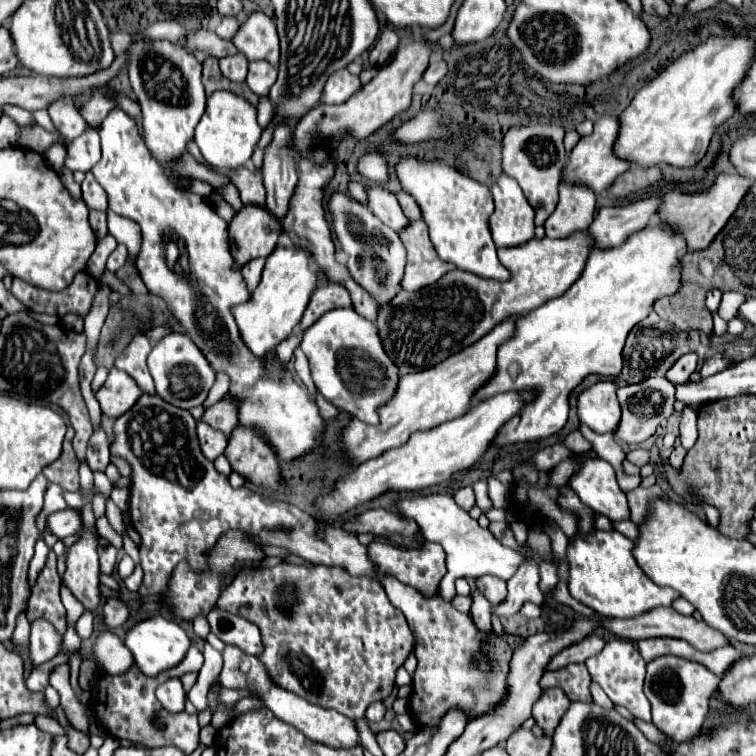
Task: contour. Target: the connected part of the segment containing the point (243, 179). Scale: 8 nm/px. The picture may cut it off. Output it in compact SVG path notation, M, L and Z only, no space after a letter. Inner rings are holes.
M241 167L237 171L223 171L223 175L229 177L229 181L239 189L243 205L249 203L265 203L265 187L261 183L261 175L255 169Z

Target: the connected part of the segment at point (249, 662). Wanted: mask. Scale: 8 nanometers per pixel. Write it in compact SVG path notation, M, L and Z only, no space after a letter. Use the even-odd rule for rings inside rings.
M227 645L223 649L223 671L219 675L219 681L227 689L247 689L247 691L251 691L263 703L263 707L273 711L273 715L277 719L281 719L283 723L293 725L295 729L299 729L303 735L307 735L309 739L313 739L317 743L325 743L325 745L337 747L337 749L351 749L351 747L355 747L359 743L359 733L355 729L353 719L349 719L349 717L345 717L345 715L341 715L337 711L323 709L319 705L307 703L303 697L297 697L295 693L277 687L273 683L271 675L267 675L265 665L257 657L241 651L239 647Z

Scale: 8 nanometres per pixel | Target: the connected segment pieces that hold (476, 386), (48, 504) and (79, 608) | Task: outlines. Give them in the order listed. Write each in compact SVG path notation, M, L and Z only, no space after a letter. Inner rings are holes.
M509 317L501 321L483 339L465 347L457 355L451 355L449 359L445 359L445 363L439 363L437 367L429 367L429 371L403 375L395 397L383 407L379 407L381 423L377 427L365 425L359 419L351 419L351 423L343 431L343 441L353 461L363 463L367 459L373 459L391 447L403 445L413 431L433 429L439 423L465 415L469 411L469 403L473 395L489 381L489 377L495 375L497 347L507 339L511 339L511 335L515 335L515 321L517 317Z
M49 485L44 496L43 509L37 515L37 528L42 532L46 525L47 516L53 511L61 511L61 509L67 509L67 503L63 499L63 489L59 485Z
M60 587L60 596L63 599L63 605L65 605L65 609L67 609L67 623L69 625L75 625L77 623L77 619L83 615L83 605L65 589L65 587Z

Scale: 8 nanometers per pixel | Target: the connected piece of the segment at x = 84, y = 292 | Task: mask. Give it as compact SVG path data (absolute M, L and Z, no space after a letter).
M77 273L73 283L65 291L41 291L37 287L29 287L29 283L21 279L13 279L11 293L27 305L29 311L47 313L55 317L63 317L67 313L75 313L85 317L91 309L93 297L99 291L99 281L87 273Z

